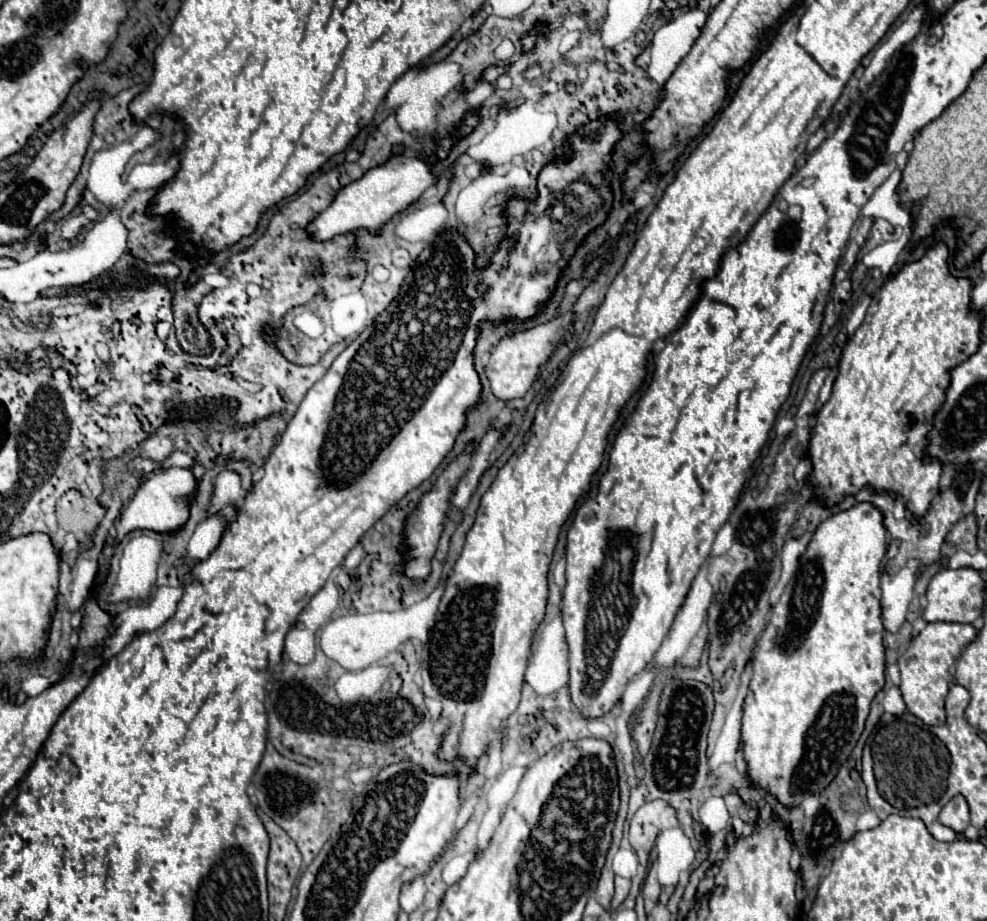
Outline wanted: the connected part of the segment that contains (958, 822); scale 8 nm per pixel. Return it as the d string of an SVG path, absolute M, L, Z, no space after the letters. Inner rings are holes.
M956 795L948 801L948 805L940 811L940 823L954 829L956 833L962 833L970 825L970 813L968 803L962 795Z

